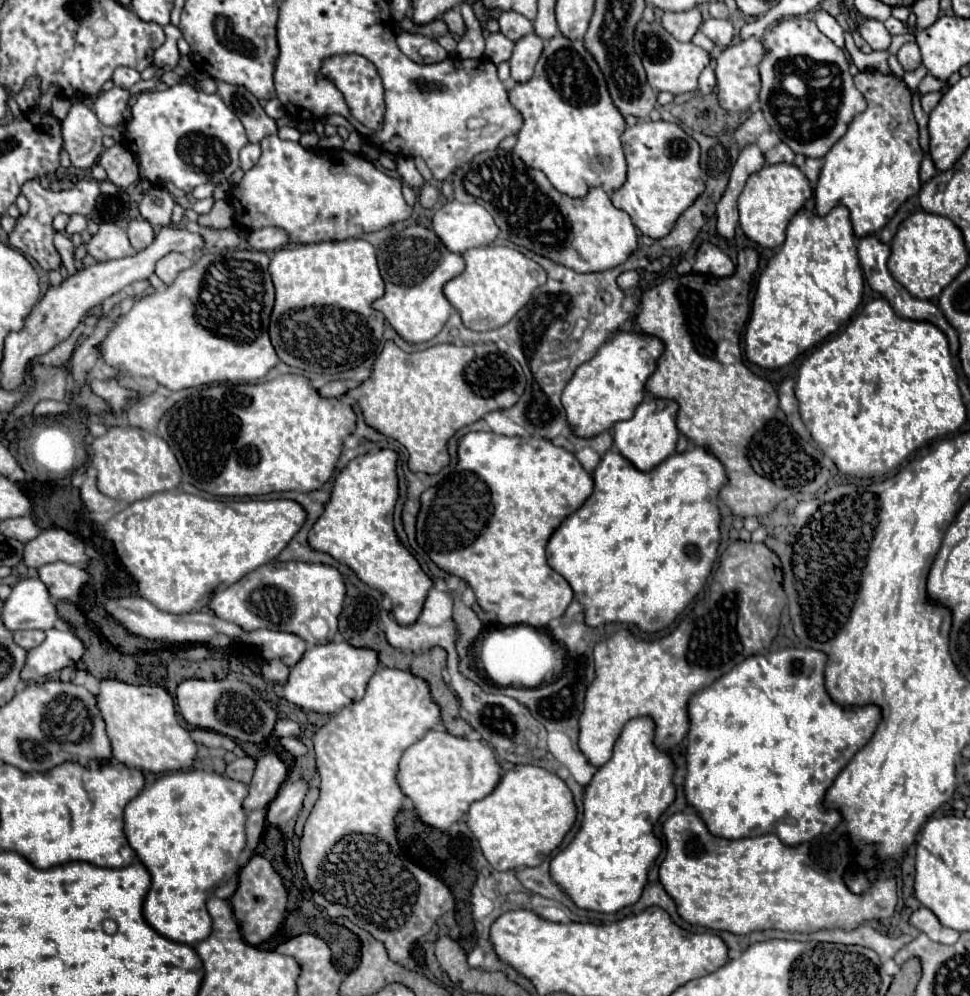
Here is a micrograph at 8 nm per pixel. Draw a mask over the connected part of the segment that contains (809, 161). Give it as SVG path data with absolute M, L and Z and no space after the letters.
M806 158L804 174L808 176L808 180L810 180L812 186L816 186L818 176L820 176L820 170L822 170L822 160L820 160L820 158Z

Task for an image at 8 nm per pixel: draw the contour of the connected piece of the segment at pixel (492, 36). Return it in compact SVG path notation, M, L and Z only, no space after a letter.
M490 32L486 36L486 58L494 64L500 64L504 60L510 60L512 56L512 48L514 48L514 42L508 40L502 32Z

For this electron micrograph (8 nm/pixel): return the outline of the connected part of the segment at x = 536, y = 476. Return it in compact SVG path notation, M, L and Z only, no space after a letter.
M468 432L466 436L462 436L460 444L458 444L458 464L454 474L450 476L450 480L444 480L436 492L424 494L422 498L422 508L418 514L418 522L416 522L416 538L422 538L424 550L428 552L428 556L446 572L466 580L472 590L476 592L478 604L482 610L486 612L496 612L496 618L500 624L504 626L512 626L512 624L528 624L528 626L536 626L542 628L546 626L552 618L558 618L560 614L564 614L564 610L570 606L570 602L574 600L574 590L570 588L570 584L566 582L564 576L560 576L558 572L554 572L548 562L546 562L546 544L550 540L550 536L554 534L554 530L570 516L574 514L584 502L586 498L592 494L592 474L586 472L580 462L574 458L572 452L568 452L566 448L554 446L550 440L536 440L536 438L510 438L510 436L500 436L494 432Z

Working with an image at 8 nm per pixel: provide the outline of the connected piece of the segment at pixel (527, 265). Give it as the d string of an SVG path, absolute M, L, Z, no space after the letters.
M488 244L470 248L462 254L462 258L466 262L466 270L444 286L444 294L448 302L460 312L464 326L470 330L486 332L508 324L528 302L532 292L546 282L544 268L538 262L508 246Z

